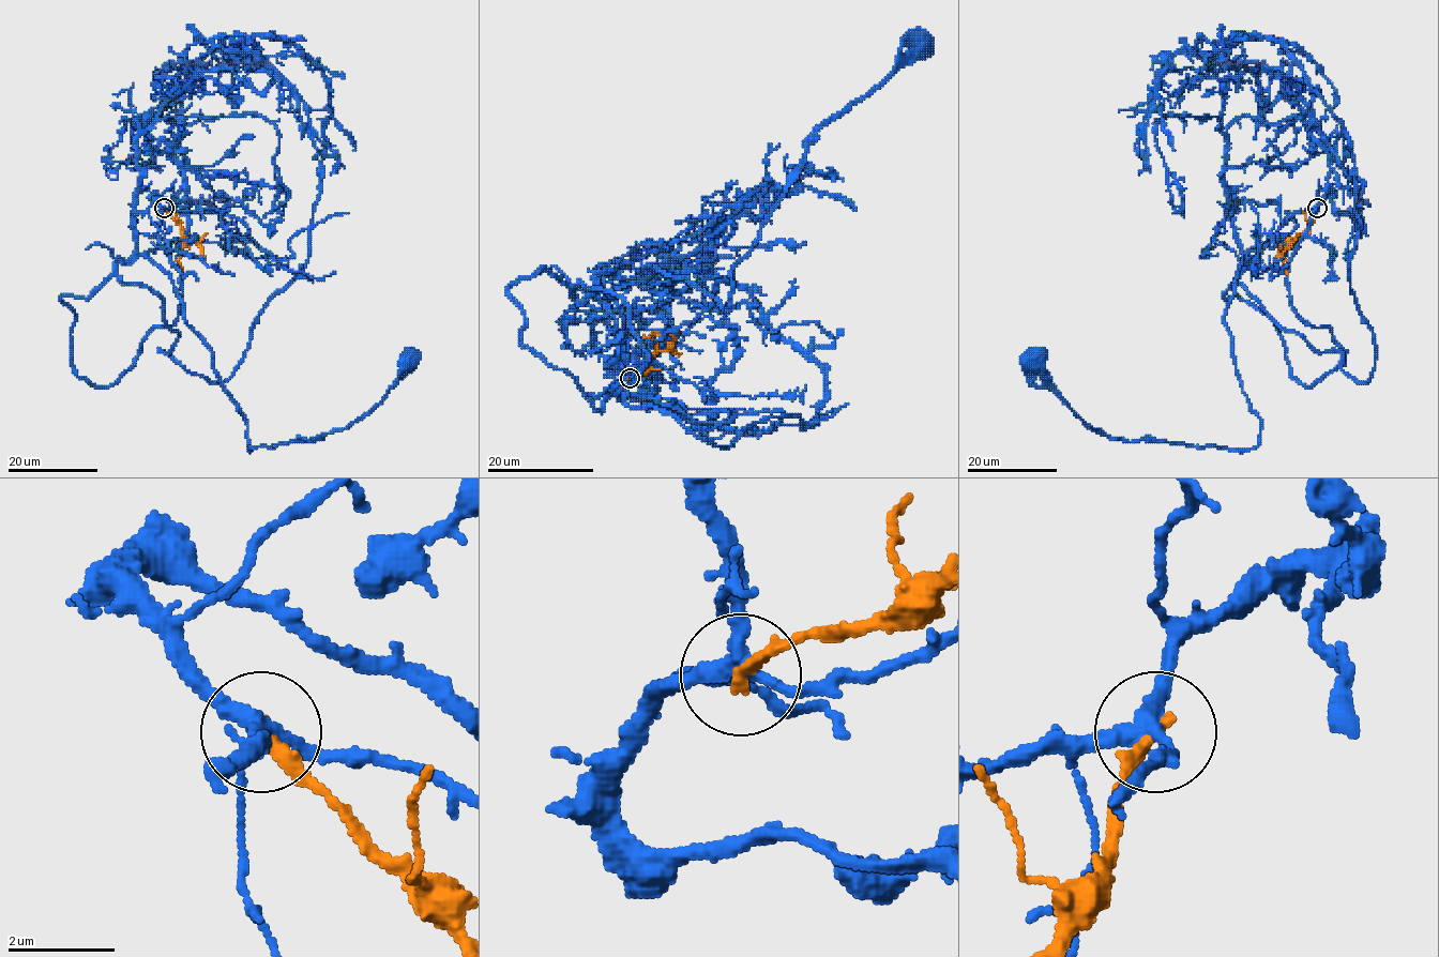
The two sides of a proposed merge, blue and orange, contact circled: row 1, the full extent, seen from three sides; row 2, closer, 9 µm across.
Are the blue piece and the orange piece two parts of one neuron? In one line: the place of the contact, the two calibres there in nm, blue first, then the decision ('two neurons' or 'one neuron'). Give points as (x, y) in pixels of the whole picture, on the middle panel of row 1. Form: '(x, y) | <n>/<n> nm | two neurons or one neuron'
(630, 378) | 280/240 nm | two neurons

